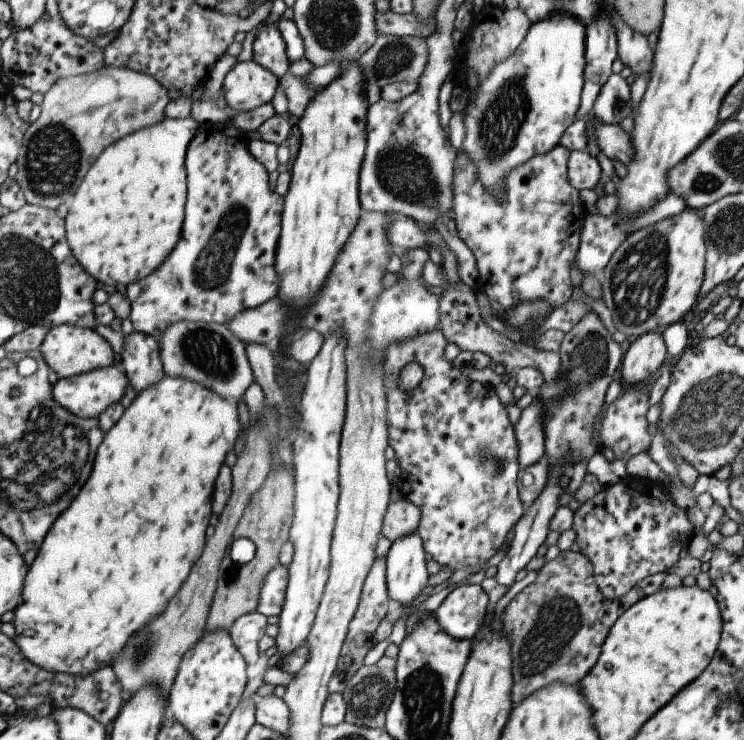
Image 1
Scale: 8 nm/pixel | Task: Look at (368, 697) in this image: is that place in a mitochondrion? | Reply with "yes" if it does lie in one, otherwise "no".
yes

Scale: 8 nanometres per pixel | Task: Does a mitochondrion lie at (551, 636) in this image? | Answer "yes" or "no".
yes

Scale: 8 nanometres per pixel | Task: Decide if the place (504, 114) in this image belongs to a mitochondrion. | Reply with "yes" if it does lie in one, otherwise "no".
yes

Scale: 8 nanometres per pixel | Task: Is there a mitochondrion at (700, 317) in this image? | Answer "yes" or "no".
no

